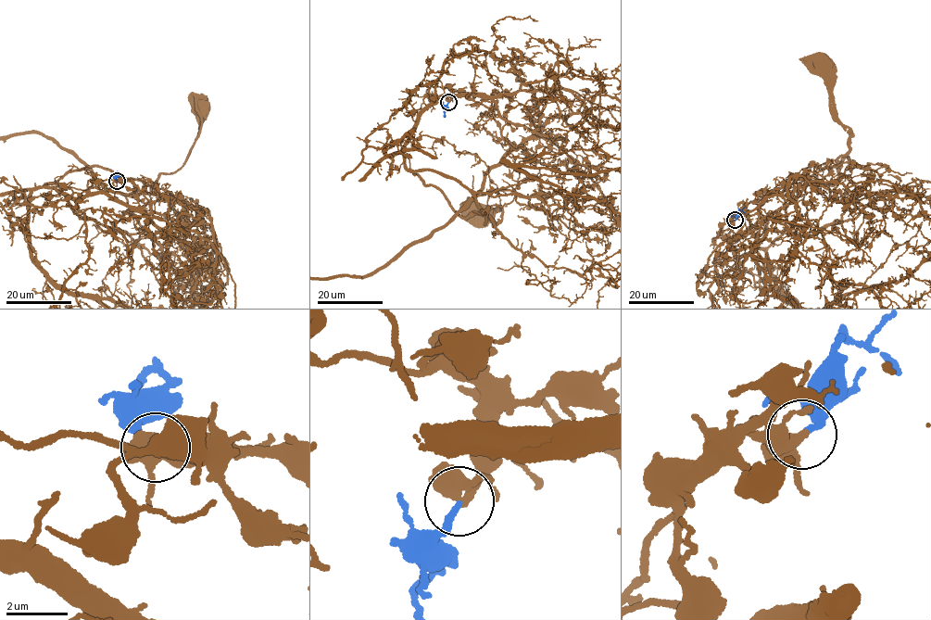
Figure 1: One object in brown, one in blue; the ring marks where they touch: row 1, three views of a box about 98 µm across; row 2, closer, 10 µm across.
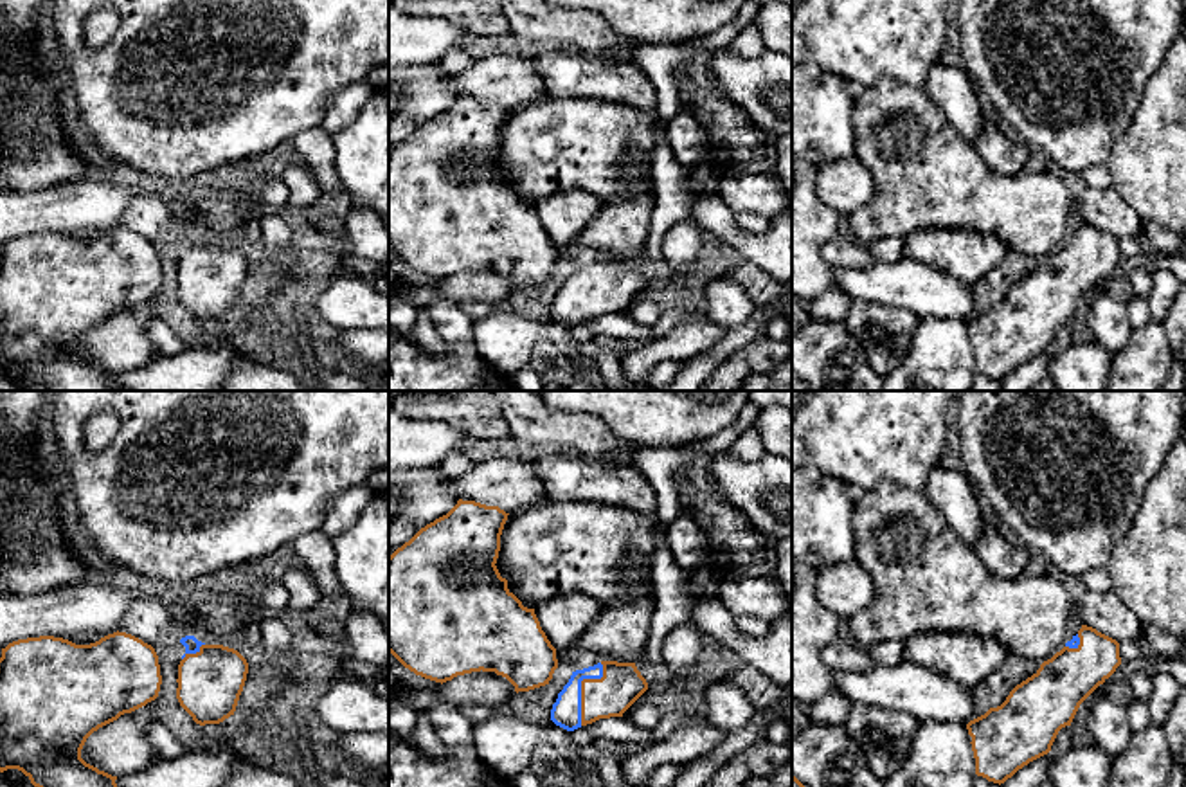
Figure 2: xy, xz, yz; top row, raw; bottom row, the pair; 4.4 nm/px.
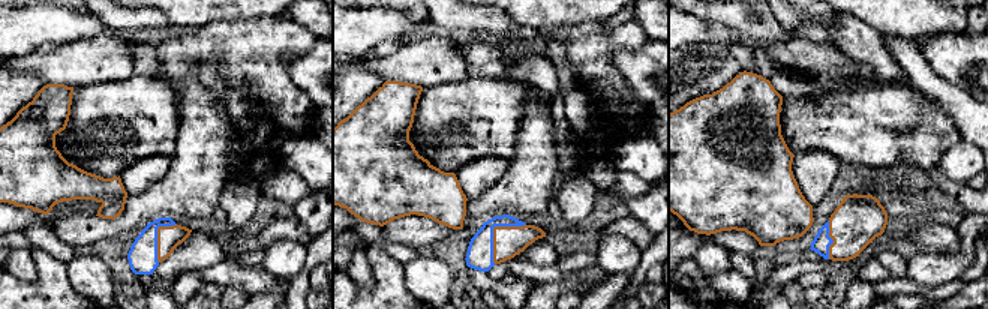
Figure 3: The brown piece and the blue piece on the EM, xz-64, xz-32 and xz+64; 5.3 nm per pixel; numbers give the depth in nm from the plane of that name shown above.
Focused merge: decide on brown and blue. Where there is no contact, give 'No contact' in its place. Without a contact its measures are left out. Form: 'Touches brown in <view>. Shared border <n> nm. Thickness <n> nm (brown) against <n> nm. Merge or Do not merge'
Touches brown in xz. Shared border 300 nm. Thickness 190 nm (brown) against 130 nm. Merge

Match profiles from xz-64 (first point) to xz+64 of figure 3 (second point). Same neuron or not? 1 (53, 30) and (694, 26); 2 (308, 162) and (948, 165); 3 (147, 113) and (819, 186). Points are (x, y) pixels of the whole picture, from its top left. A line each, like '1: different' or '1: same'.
1: same
2: same
3: different

